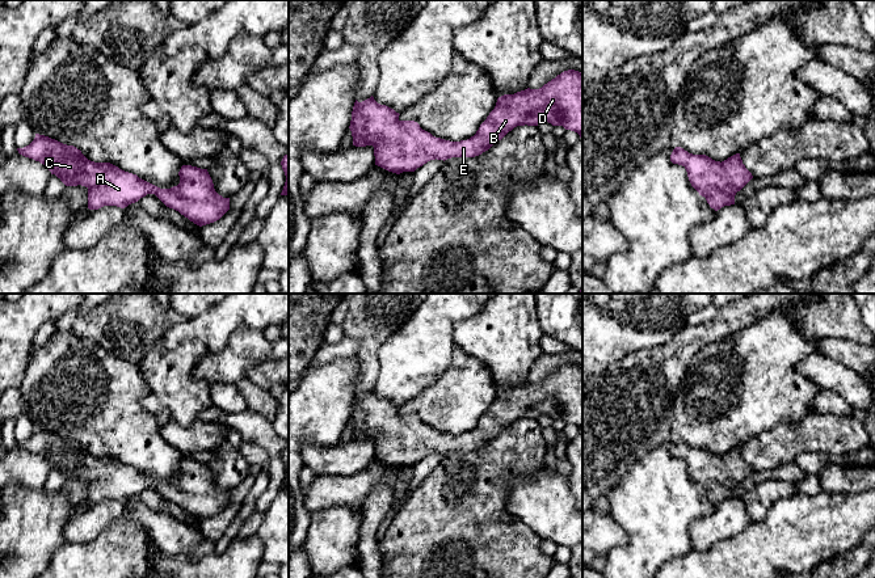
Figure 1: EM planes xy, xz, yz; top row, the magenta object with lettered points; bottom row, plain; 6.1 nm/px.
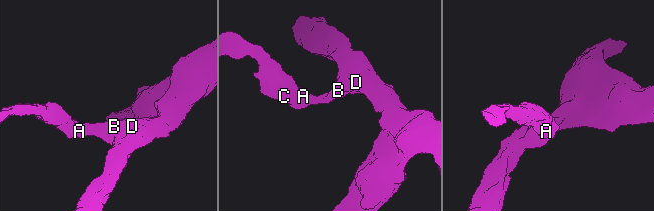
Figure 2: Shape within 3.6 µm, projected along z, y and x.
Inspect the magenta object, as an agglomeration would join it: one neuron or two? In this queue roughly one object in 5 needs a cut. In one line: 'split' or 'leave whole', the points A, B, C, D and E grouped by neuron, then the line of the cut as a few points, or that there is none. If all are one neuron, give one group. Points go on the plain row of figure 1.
leave whole; groups A B C D E; cut none

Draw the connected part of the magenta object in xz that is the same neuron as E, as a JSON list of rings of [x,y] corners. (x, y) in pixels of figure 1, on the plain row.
[[[568,363],[539,383],[527,381],[514,388],[499,391],[495,402],[480,418],[476,427],[467,434],[450,435],[436,431],[422,423],[417,415],[400,414],[399,409],[394,402],[378,397],[371,389],[362,396],[356,393],[349,419],[353,439],[373,439],[375,459],[396,468],[415,465],[417,461],[436,452],[445,455],[451,451],[466,452],[479,450],[501,434],[514,421],[525,418],[538,419],[543,414],[552,419],[563,419],[565,423],[575,425],[582,433],[582,367]]]

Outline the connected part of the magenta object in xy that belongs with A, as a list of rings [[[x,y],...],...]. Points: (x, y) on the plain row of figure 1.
[[[35,427],[29,439],[17,444],[46,459],[66,480],[85,480],[89,503],[104,499],[125,502],[147,488],[155,488],[167,501],[199,520],[219,514],[230,503],[230,491],[215,485],[207,463],[182,459],[180,477],[160,482],[110,456],[91,455],[76,440],[45,429]]]

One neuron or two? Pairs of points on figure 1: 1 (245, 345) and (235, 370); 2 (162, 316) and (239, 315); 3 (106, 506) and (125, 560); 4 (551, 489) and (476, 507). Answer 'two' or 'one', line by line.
1: one
2: two
3: two
4: two

